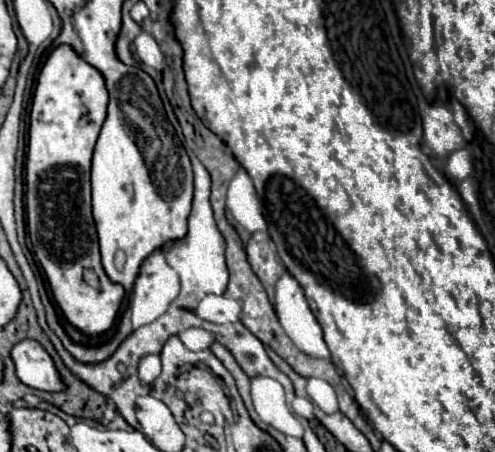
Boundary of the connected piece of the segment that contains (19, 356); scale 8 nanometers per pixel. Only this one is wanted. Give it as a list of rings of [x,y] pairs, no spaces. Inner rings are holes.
[[[24,339],[12,347],[10,355],[16,365],[16,375],[24,385],[50,393],[64,389],[64,383],[52,363],[52,357],[38,341]]]

